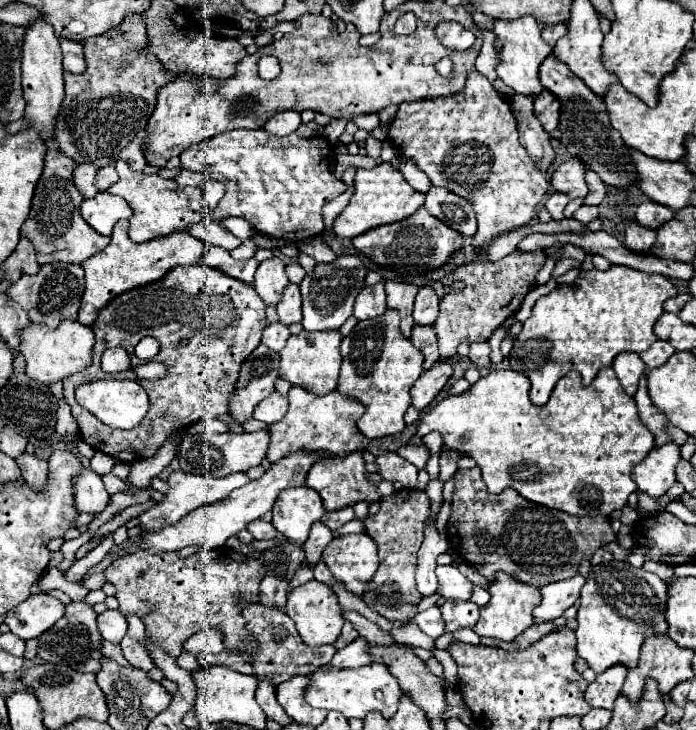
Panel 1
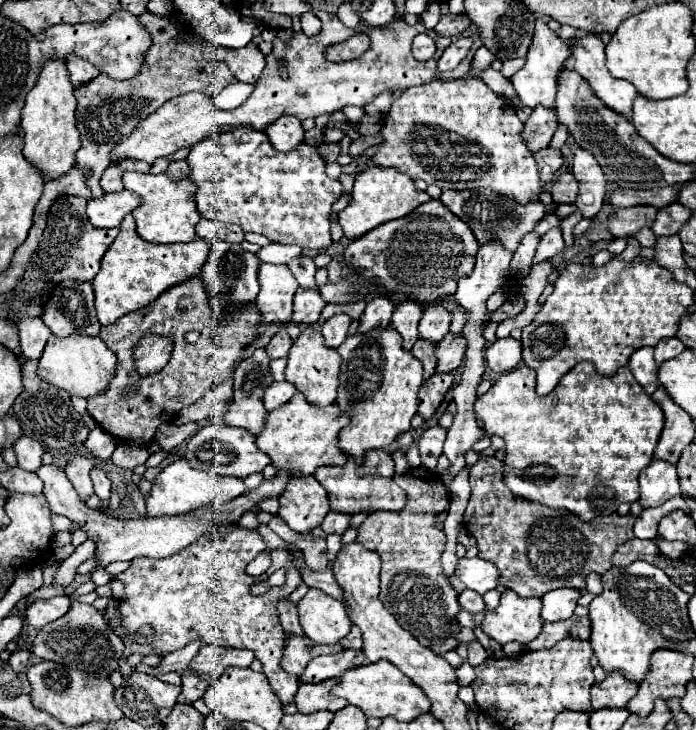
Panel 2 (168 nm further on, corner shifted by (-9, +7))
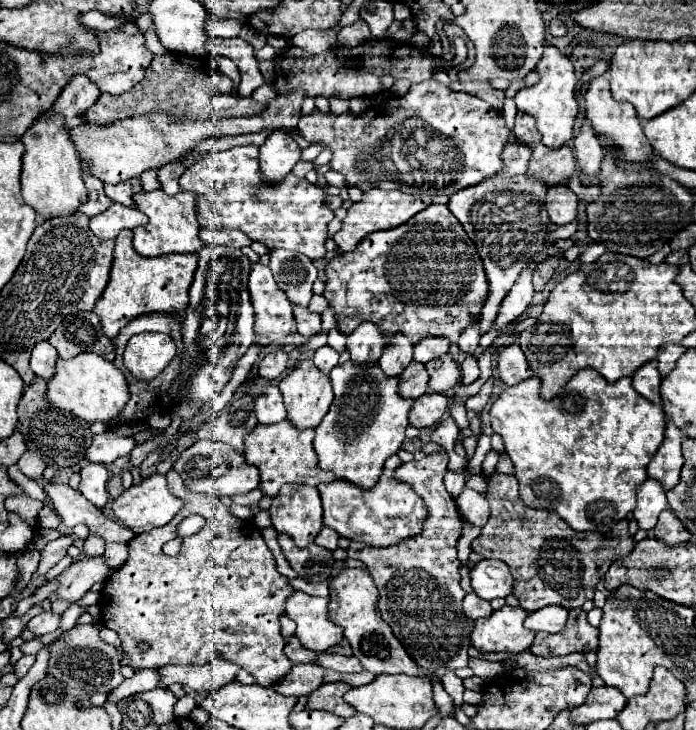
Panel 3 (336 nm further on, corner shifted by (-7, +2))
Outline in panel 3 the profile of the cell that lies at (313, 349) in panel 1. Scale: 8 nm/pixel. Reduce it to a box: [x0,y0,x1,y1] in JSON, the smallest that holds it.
[278,359,334,429]

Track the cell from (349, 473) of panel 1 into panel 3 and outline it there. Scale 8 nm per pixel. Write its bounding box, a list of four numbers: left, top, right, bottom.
[318,455,426,547]

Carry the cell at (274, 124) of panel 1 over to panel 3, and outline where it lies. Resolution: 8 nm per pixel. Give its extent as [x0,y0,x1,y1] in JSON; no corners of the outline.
[260,129,302,183]

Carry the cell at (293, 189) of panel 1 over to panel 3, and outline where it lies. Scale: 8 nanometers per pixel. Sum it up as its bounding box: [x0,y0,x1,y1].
[180,145,334,261]

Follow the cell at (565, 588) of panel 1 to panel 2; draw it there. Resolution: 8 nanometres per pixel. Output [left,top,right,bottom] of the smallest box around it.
[542,588,582,622]

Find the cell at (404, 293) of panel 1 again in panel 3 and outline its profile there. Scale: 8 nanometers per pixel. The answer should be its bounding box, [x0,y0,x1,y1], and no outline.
[378,333,412,375]

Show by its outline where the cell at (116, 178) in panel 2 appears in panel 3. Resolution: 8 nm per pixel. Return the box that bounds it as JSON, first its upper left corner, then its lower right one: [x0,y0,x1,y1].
[104,177,142,207]

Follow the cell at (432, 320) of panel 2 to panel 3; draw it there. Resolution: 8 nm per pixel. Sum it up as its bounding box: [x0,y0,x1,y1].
[414,337,448,363]

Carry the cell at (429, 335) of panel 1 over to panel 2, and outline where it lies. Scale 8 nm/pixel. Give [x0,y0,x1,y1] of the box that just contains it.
[410,340,436,378]

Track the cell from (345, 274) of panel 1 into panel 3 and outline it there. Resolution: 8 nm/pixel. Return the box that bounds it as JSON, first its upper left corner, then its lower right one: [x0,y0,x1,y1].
[314,345,340,375]

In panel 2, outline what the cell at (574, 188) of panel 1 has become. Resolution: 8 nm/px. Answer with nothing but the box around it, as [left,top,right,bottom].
[550,172,578,204]

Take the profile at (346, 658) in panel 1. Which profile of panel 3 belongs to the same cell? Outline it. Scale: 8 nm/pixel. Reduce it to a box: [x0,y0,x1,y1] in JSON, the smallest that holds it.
[274,663,326,697]

